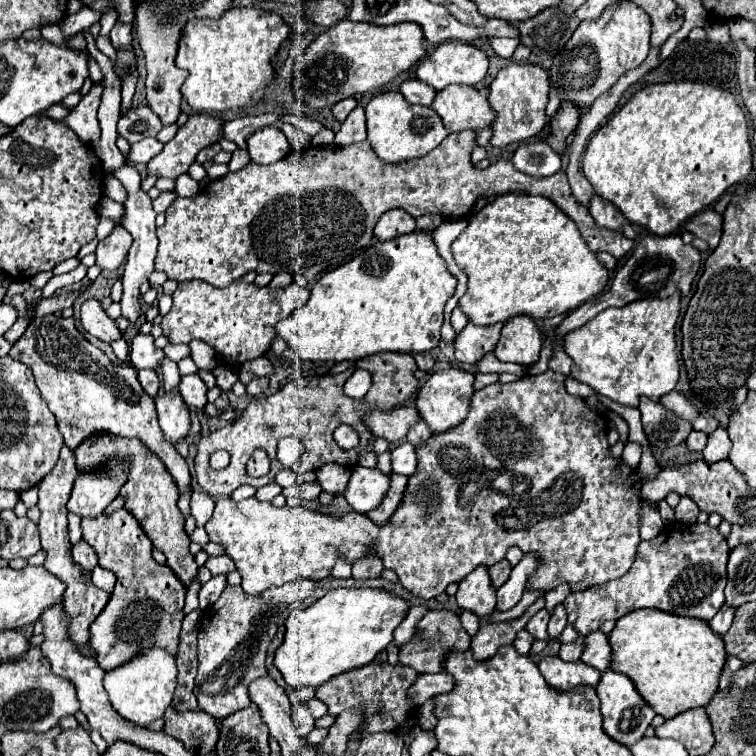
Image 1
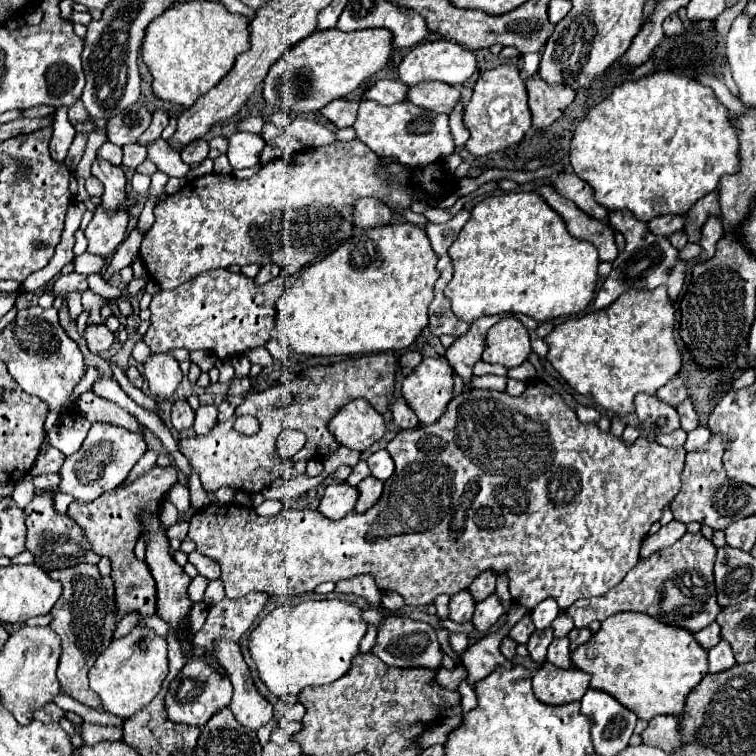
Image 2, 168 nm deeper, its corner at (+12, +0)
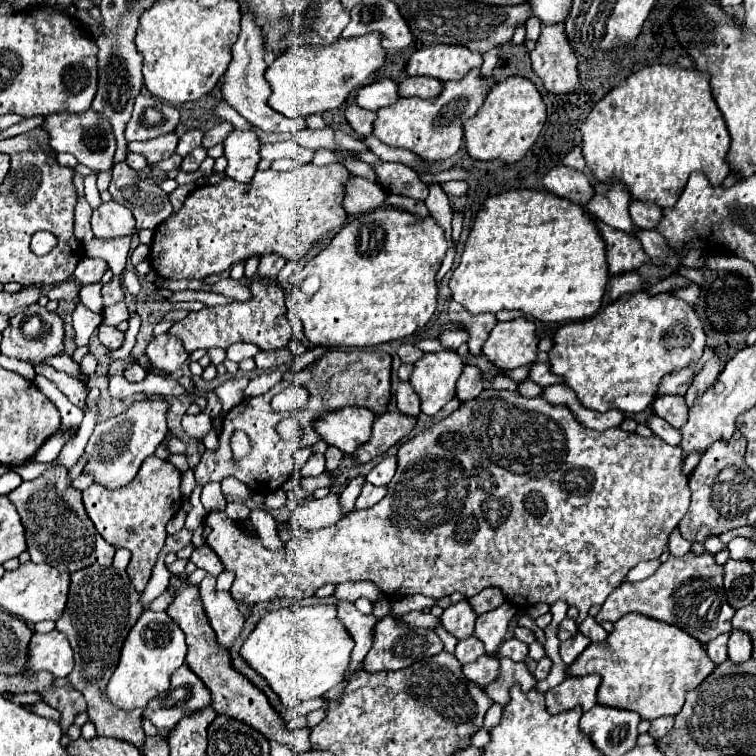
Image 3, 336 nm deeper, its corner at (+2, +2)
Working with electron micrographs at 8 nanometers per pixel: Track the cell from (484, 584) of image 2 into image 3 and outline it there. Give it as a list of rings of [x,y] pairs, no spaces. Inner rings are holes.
[[[490,586],[490,588],[478,592],[476,596],[468,598],[468,602],[472,604],[472,608],[474,608],[476,614],[484,614],[484,612],[494,610],[496,606],[502,606],[506,602],[506,598],[504,598],[502,592],[498,592],[498,588]]]

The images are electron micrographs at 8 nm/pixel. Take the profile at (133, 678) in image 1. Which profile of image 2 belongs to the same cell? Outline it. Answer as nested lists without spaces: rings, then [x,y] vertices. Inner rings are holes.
[[[138,624],[128,636],[112,640],[104,654],[90,670],[90,688],[100,696],[106,712],[118,718],[130,718],[144,704],[160,692],[164,678],[168,676],[168,644],[166,636],[158,636],[146,624]]]

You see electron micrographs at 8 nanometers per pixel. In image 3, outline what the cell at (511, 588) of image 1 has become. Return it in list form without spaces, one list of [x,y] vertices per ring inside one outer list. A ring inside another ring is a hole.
[[[506,602],[502,606],[498,606],[498,608],[494,608],[494,610],[478,616],[474,634],[476,634],[476,638],[482,640],[486,654],[496,652],[498,644],[504,640],[504,634],[508,630],[508,622],[510,622],[510,618],[514,614],[516,614],[514,606]]]

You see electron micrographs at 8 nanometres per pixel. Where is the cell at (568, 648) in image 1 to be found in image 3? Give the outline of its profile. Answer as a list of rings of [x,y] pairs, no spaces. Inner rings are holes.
[[[576,632],[572,638],[560,642],[560,658],[564,660],[566,666],[570,666],[570,664],[582,654],[582,650],[584,650],[588,644],[590,644],[590,640],[588,640],[586,636],[582,636],[580,632]]]

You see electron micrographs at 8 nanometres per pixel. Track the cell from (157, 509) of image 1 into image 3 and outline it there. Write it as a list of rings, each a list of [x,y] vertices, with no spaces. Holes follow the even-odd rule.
[[[170,576],[170,584],[168,584],[168,592],[172,594],[172,602],[166,608],[166,612],[170,612],[170,618],[182,628],[182,632],[186,634],[186,644],[188,644],[188,654],[186,654],[186,664],[190,666],[190,670],[208,686],[208,690],[212,692],[212,706],[218,714],[228,714],[230,718],[236,718],[240,722],[246,722],[248,726],[252,726],[254,730],[258,730],[260,734],[264,734],[270,742],[280,742],[280,744],[288,744],[290,748],[294,748],[292,744],[292,736],[290,732],[284,730],[284,722],[278,716],[278,712],[270,706],[266,694],[254,686],[244,674],[240,674],[234,666],[232,666],[232,658],[230,652],[224,650],[222,646],[218,646],[216,642],[216,634],[206,618],[206,612],[202,610],[202,600],[198,598],[198,586],[190,584],[186,580],[186,576]]]

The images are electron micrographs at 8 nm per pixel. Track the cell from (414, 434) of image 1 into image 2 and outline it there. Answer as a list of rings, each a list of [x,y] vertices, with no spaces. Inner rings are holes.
[[[404,398],[394,400],[392,404],[392,414],[394,414],[394,424],[400,428],[416,428],[418,426],[418,418],[414,414],[414,410],[406,404]]]

